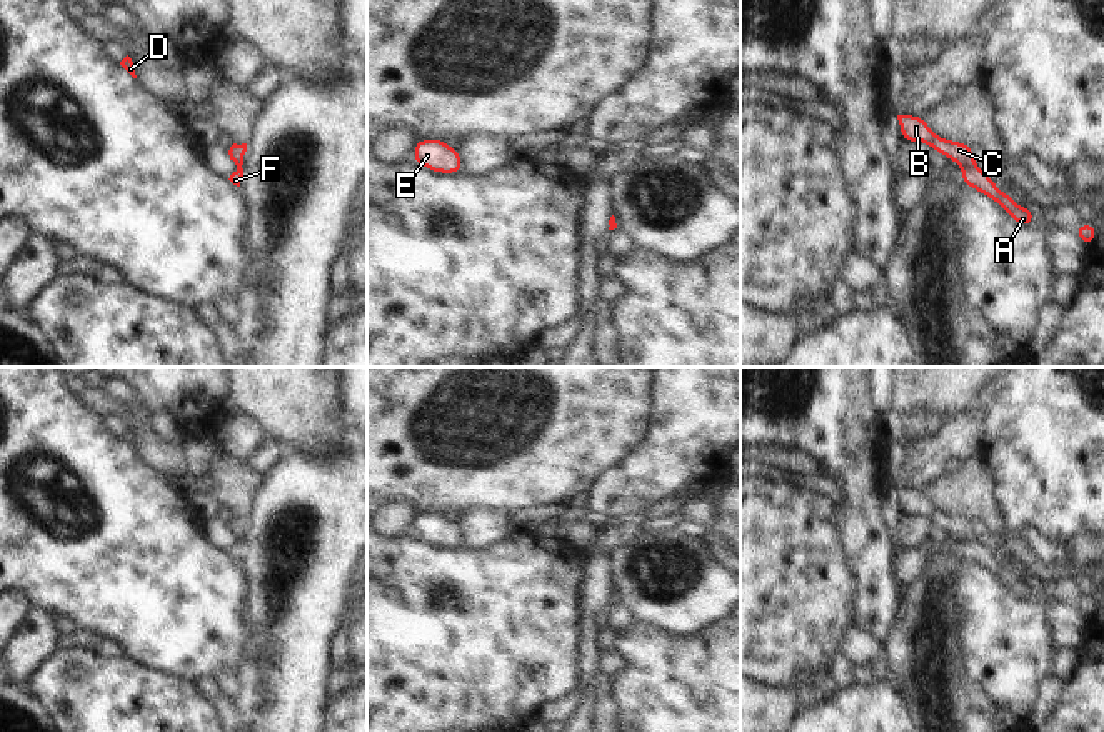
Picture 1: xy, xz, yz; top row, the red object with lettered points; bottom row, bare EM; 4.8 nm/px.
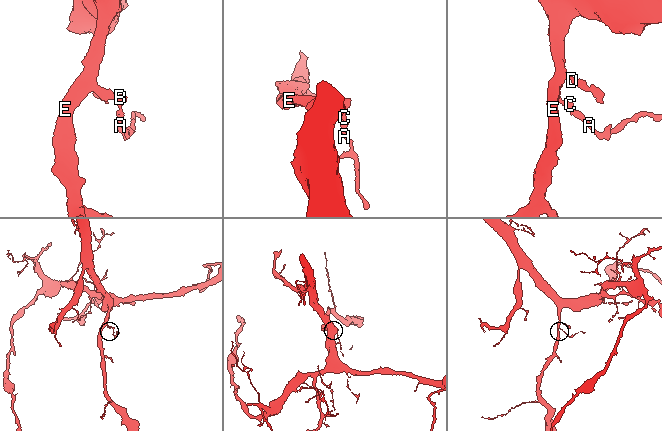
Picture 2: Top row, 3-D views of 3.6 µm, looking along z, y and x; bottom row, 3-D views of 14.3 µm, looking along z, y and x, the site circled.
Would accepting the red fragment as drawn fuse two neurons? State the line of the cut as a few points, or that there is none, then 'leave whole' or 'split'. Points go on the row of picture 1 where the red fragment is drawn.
cut in yz along (974, 164), (963, 167); split

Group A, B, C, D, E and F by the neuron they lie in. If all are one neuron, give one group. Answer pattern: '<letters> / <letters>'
A F / B C D E

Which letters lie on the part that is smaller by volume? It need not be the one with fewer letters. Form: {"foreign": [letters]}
{"foreign": ["A", "F"]}

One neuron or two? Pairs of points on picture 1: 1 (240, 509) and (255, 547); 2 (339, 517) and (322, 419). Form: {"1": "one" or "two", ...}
{"1": "two", "2": "two"}

